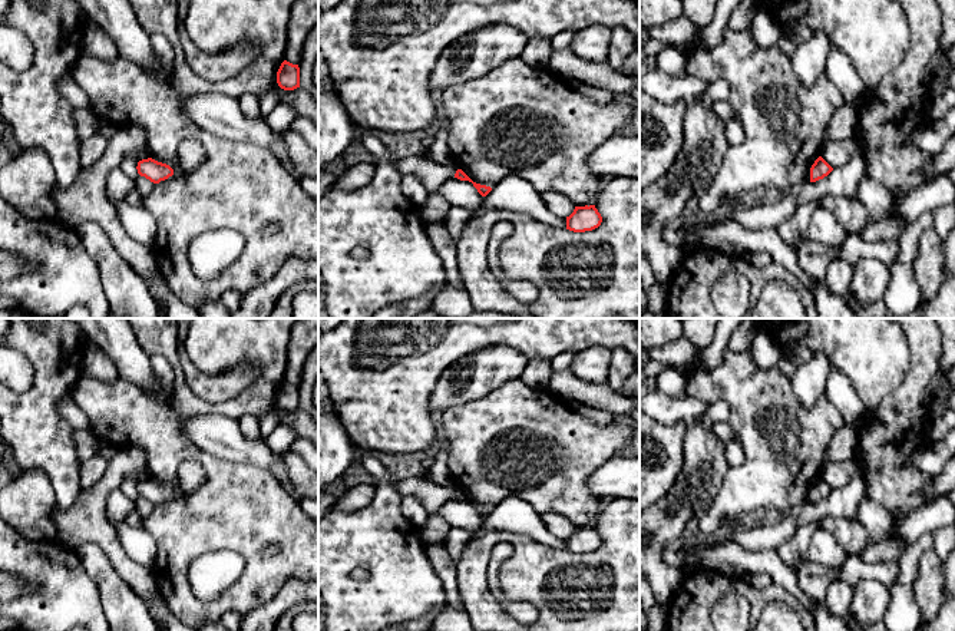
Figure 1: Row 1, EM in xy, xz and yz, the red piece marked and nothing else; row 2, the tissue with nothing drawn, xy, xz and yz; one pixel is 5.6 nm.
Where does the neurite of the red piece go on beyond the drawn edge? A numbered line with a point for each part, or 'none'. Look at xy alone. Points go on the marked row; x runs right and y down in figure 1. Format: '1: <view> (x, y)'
none

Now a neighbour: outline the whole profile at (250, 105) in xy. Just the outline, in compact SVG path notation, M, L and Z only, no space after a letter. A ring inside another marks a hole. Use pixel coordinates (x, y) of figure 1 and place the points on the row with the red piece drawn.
M245 93L238 98L242 113L247 118L258 119L261 115L261 105L257 95Z

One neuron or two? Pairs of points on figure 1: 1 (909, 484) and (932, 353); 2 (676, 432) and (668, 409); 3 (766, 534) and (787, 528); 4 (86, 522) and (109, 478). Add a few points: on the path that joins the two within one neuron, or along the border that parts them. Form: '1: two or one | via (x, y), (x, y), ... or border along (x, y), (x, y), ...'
1: one | via (882, 451), (878, 445), (898, 425), (915, 386)
2: two | border along (654, 420), (663, 425), (684, 422)
3: one | via (772, 534), (782, 529)
4: one | via (88, 511), (101, 489)

